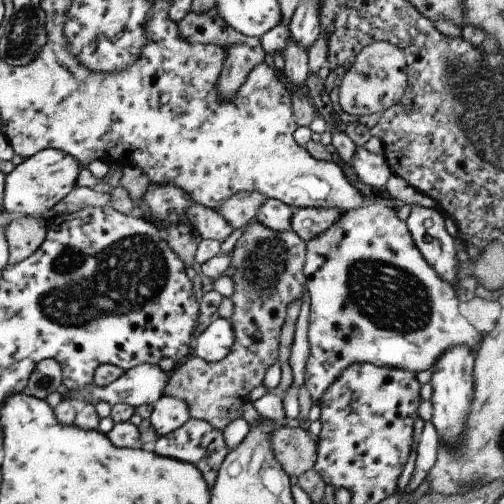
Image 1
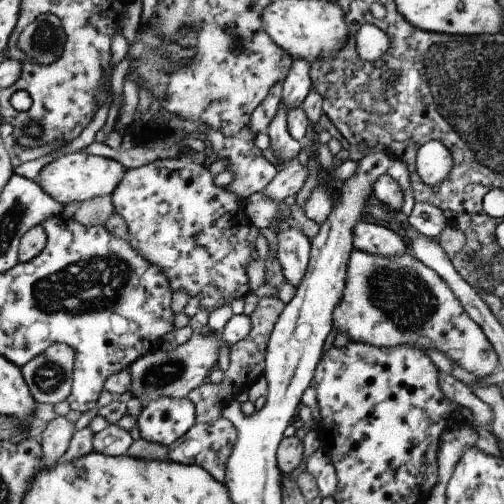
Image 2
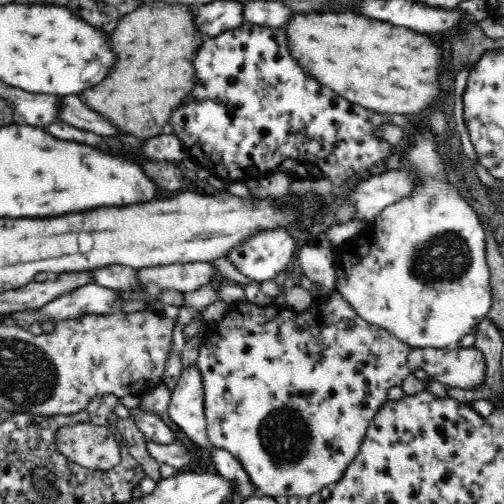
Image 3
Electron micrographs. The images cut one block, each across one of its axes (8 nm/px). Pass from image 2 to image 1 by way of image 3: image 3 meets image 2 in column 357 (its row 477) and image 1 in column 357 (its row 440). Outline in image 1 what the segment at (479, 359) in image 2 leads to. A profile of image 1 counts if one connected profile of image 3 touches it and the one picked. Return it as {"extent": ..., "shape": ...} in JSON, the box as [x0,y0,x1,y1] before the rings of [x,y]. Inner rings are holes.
{"extent":[303,200,483,402],"shape":[[[377,200],[373,206],[343,212],[337,224],[327,232],[307,242],[307,290],[311,298],[309,306],[309,360],[305,366],[303,388],[311,392],[311,398],[319,402],[329,386],[355,364],[375,364],[379,368],[397,368],[407,372],[421,372],[435,366],[435,362],[455,346],[465,346],[473,354],[483,336],[459,314],[459,300],[455,288],[439,278],[433,266],[425,262],[415,246],[405,222],[397,218],[385,200]]]}

